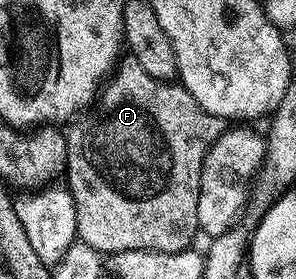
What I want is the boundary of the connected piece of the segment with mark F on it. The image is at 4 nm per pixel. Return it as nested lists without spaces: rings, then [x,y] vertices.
[[[131,57],[122,59],[115,64],[114,74],[103,84],[102,90],[99,92],[91,110],[73,118],[66,127],[64,137],[66,141],[66,161],[68,162],[66,186],[72,195],[74,209],[76,210],[76,234],[79,242],[90,245],[94,250],[101,253],[115,253],[118,251],[187,251],[193,246],[192,238],[198,235],[198,189],[202,181],[202,165],[206,161],[206,155],[216,139],[226,130],[225,120],[219,119],[217,115],[206,113],[206,109],[202,109],[202,105],[198,105],[198,101],[194,101],[192,94],[179,82],[150,77],[150,73],[146,73],[146,69],[142,69],[142,65],[138,65],[136,59]]]

